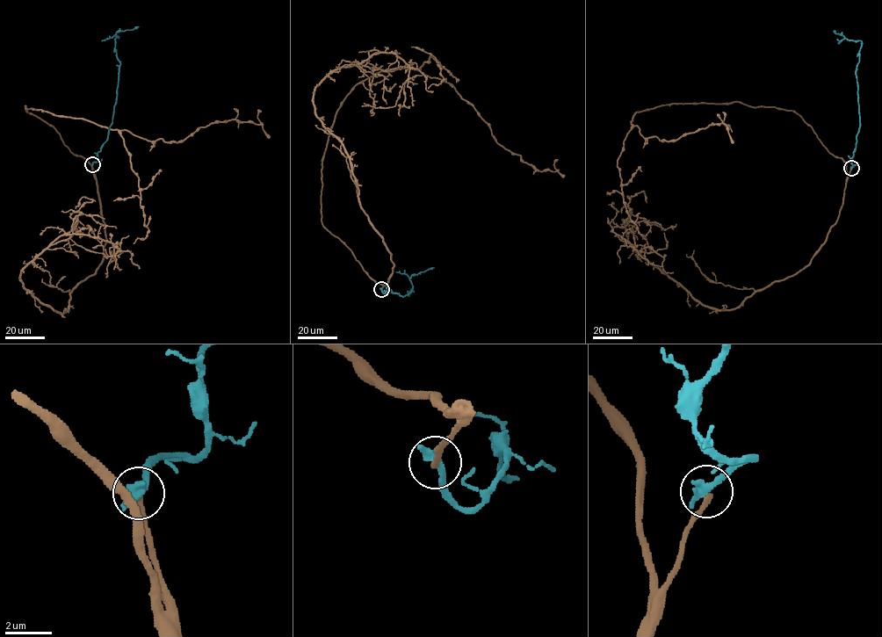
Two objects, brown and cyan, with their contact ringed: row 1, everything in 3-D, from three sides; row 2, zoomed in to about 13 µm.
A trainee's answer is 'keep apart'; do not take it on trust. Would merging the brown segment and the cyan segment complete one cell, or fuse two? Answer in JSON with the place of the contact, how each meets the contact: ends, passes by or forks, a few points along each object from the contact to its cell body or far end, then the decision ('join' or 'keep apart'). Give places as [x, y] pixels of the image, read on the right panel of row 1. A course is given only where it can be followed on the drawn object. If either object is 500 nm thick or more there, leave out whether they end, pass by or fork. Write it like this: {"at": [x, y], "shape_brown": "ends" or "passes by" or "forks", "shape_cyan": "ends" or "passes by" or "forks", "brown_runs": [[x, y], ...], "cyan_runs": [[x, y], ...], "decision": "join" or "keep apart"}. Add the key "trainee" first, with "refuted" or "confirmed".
{"trainee": "confirmed", "at": [851, 168], "brown_runs": [[851, 168], [848, 175], [798, 114], [775, 107], [662, 104], [631, 125], [673, 141], [728, 128], [717, 115]], "cyan_runs": [[851, 168], [856, 164], [851, 162], [851, 158], [859, 125], [856, 70], [862, 41], [848, 39], [834, 31]], "decision": "keep apart"}

